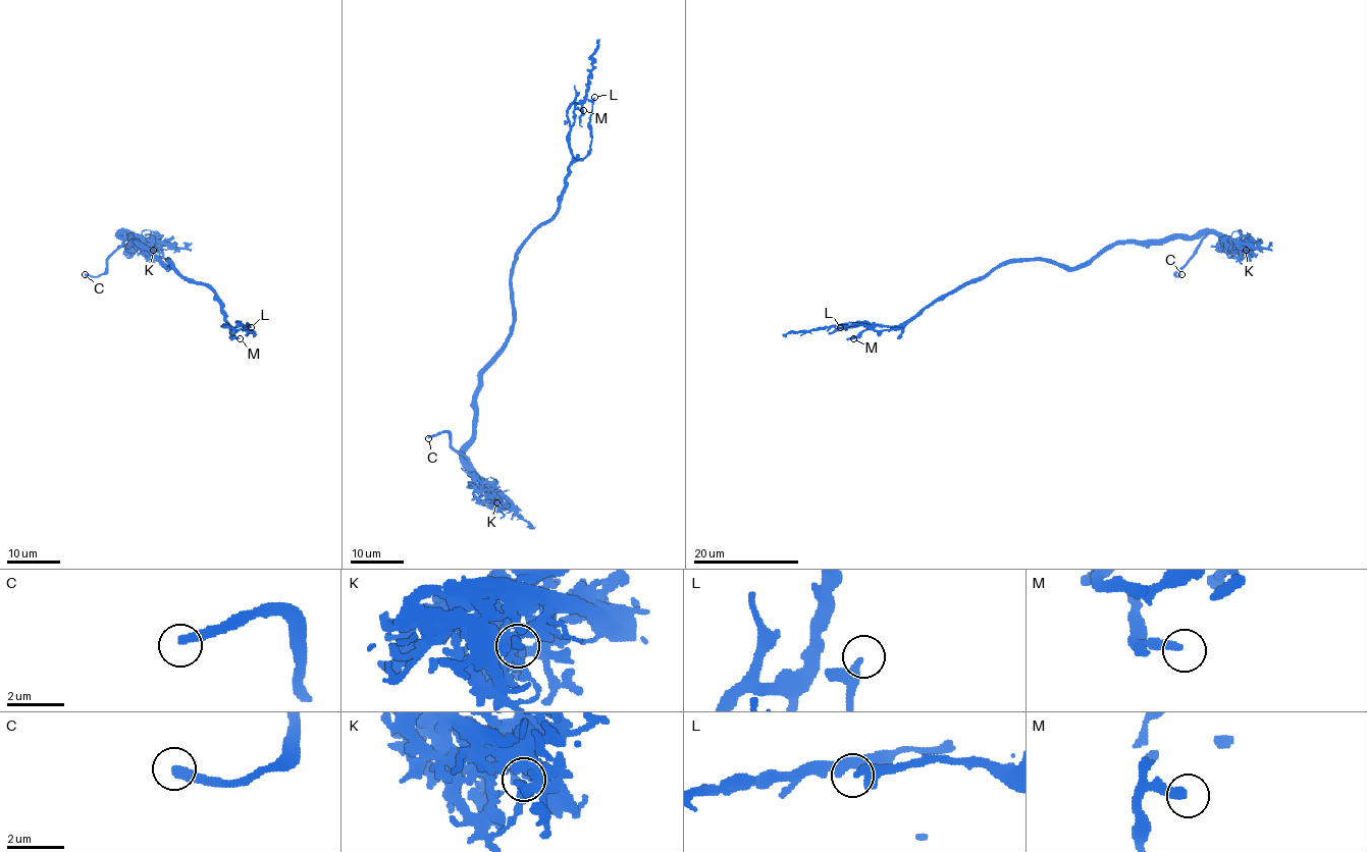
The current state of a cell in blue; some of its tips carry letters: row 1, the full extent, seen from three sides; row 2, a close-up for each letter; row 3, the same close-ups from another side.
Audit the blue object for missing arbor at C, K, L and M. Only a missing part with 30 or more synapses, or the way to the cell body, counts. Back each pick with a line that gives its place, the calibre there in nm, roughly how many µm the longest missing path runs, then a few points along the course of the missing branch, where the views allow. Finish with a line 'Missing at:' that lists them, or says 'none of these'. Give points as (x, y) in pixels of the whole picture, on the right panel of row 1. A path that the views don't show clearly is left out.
C: Place: (1181, 274). Thickness 340 nm. Missing length about 35 µm. Course of what is missing: (1181, 274), (1213, 274), (1238, 294), (1279, 294), (1284, 288)
Missing at: C

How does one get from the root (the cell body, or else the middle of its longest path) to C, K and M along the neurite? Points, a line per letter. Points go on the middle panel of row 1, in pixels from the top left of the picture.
C: (512, 283), (512, 336), (482, 374), (467, 459), (447, 432), (428, 438)
K: (512, 283), (512, 336), (482, 374), (474, 408), (473, 441), (465, 453), (471, 470), (500, 498), (496, 502)
M: (512, 283), (512, 266), (518, 249), (558, 207), (572, 159), (570, 126), (574, 122), (574, 111), (583, 110)

